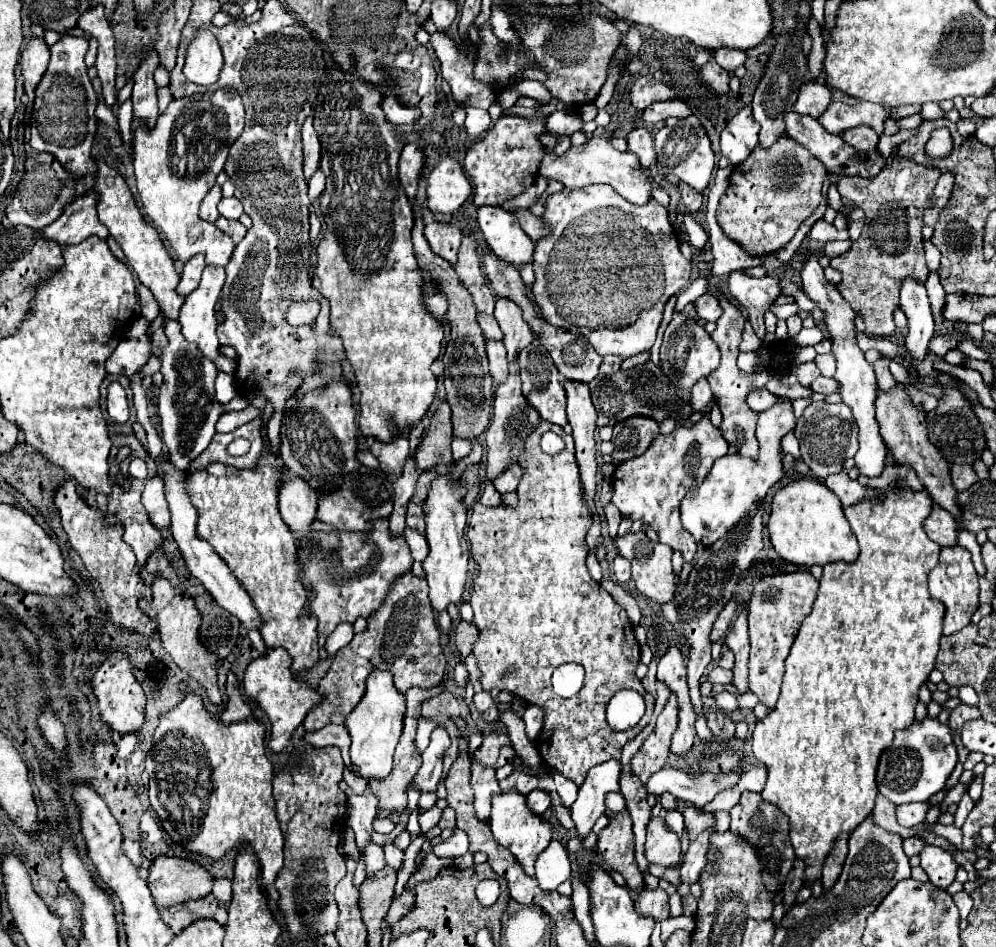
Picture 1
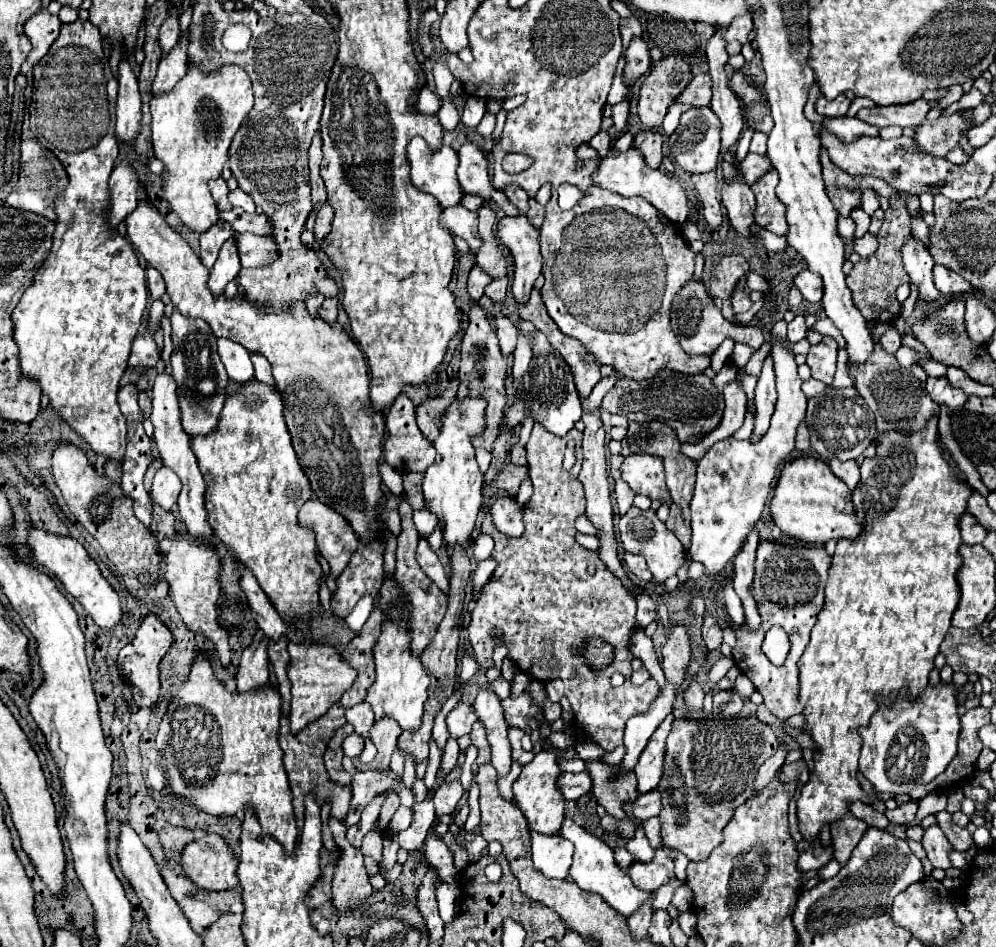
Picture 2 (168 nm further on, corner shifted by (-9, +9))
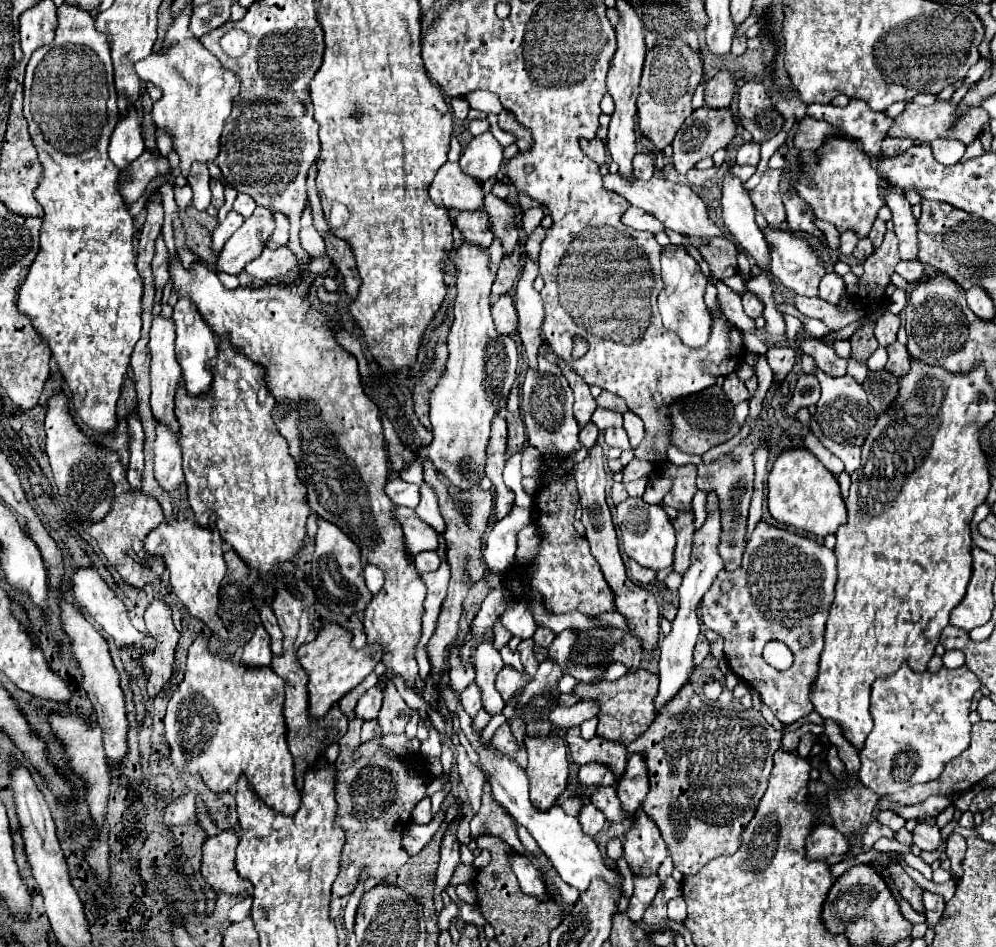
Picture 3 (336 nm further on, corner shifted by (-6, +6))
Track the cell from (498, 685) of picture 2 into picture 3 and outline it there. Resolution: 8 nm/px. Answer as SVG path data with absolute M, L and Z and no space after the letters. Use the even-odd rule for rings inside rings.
M505 665L505 667L501 669L501 673L497 675L495 687L497 687L497 691L501 693L503 701L509 701L521 687L525 687L525 683L528 683L528 681L532 679L533 677L525 671L515 671L513 667Z

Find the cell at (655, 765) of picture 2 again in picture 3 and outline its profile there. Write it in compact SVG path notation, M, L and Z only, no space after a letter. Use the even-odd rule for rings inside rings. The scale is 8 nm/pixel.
M633 753L629 757L625 777L621 777L617 793L621 797L621 805L625 805L625 811L637 813L649 793L649 769L641 753Z

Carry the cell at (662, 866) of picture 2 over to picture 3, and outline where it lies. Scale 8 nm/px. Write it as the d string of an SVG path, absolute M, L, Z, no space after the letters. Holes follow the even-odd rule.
M645 811L635 813L633 825L625 833L623 857L627 859L629 869L635 877L655 875L665 857L669 857L667 843L663 841L657 825L645 817Z

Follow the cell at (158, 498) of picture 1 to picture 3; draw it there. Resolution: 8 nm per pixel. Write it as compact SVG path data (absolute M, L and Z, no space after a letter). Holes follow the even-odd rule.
M157 425L155 479L167 493L175 493L185 483L181 469L181 449L175 443L173 433L165 425Z

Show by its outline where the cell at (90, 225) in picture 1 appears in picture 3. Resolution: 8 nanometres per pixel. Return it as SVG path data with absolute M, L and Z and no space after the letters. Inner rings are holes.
M143 151L141 157L137 157L133 163L129 163L129 167L119 173L119 193L125 205L133 205L145 193L149 181L157 175L165 175L169 169L171 165L167 159Z

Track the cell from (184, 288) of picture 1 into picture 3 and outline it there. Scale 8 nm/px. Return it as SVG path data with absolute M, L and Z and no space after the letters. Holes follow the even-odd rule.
M231 209L229 215L227 215L227 219L225 219L223 223L217 223L217 227L211 231L211 249L213 249L215 253L219 253L219 251L223 249L223 245L225 245L225 241L241 227L243 221L245 221L245 219Z

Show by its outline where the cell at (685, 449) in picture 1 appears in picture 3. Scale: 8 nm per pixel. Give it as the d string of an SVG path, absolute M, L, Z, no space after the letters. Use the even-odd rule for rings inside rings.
M633 459L631 463L627 463L623 467L623 483L629 483L629 481L637 481L641 477L649 477L657 467L651 463L651 461L645 461L645 459Z

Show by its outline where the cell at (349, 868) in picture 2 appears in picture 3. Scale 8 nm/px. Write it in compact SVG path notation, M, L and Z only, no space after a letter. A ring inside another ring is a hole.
M351 717L347 733L339 739L339 757L335 761L335 797L337 797L337 817L335 823L345 831L345 845L339 861L339 875L333 883L333 895L349 895L359 877L359 869L367 867L369 861L379 857L375 847L393 847L393 857L403 861L409 859L407 851L401 845L401 831L411 819L411 809L425 797L427 779L411 771L411 763L389 759L383 753L377 753L371 759L353 761L351 751L359 747L359 731L363 721Z

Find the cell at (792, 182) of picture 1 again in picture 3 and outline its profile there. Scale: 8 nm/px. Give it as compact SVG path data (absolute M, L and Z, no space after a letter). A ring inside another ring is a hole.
M767 169L761 183L751 191L755 209L767 219L771 227L785 229L785 209L779 203L779 169Z

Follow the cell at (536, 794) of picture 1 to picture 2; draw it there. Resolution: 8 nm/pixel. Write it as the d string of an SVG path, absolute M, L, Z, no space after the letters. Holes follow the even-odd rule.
M564 772L558 780L558 786L566 800L578 800L580 796L588 794L592 788L592 776L588 772Z

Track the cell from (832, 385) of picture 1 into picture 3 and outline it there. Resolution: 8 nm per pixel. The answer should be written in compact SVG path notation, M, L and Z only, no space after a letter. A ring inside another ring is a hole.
M799 375L791 399L785 405L787 415L795 415L801 407L813 407L819 399L819 381L815 375Z

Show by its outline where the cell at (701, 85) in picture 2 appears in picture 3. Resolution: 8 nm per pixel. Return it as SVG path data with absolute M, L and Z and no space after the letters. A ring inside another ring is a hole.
M719 71L715 77L711 77L705 83L705 107L729 107L733 93L735 93L735 75L729 71Z

